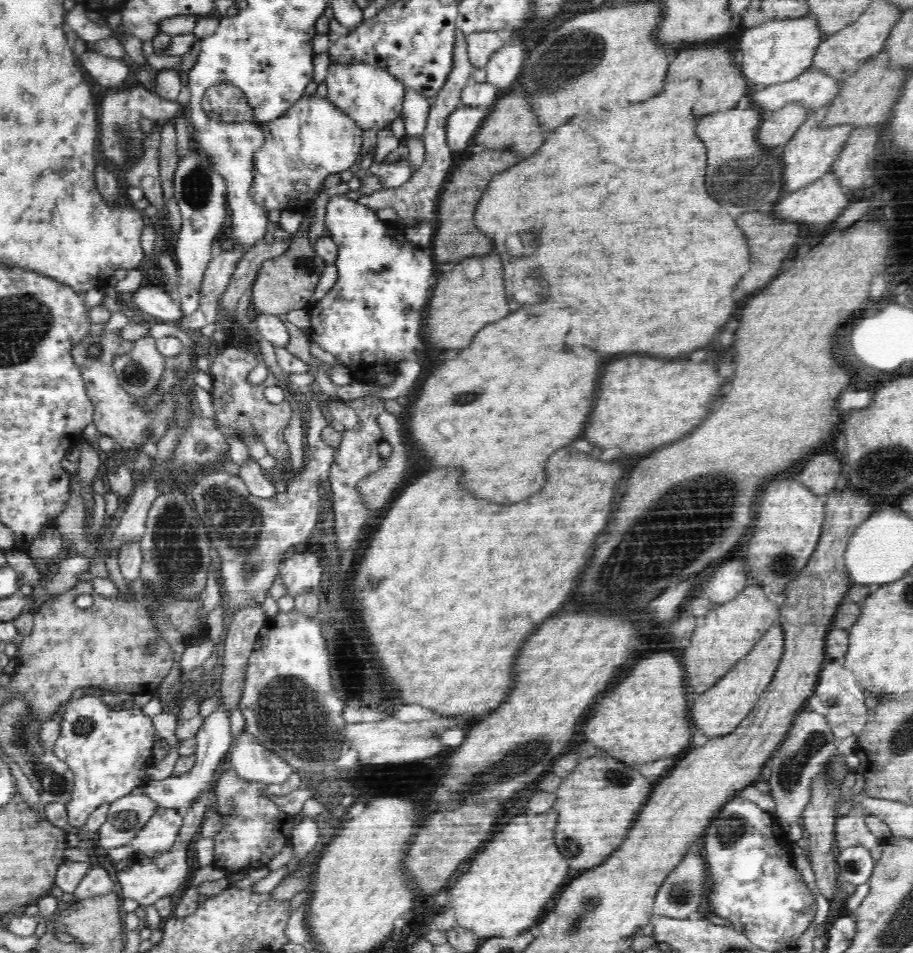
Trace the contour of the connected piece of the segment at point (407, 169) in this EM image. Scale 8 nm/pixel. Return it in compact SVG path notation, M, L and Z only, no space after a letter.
M375 147L369 150L372 154L372 165L369 168L370 174L377 176L385 188L394 188L408 182L414 173L414 169L407 158L400 159L393 155L386 162L375 162Z

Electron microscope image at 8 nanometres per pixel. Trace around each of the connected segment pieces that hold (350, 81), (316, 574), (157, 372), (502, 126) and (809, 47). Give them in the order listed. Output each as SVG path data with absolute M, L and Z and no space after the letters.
M332 63L325 83L329 102L354 120L358 128L377 133L380 128L388 126L402 114L406 88L382 67L365 63Z
M308 551L295 552L282 563L279 578L290 596L320 589L322 567L318 556Z
M155 333L134 341L130 352L124 352L114 358L112 366L119 386L135 398L148 398L158 386L166 357L156 348Z
M526 90L524 92L512 92L504 98L500 98L494 106L492 112L488 112L485 121L474 136L473 143L476 147L482 149L491 149L492 147L510 147L514 153L522 154L522 158L528 158L546 142L546 136L550 130L540 128L538 116L534 114L533 106L530 106Z
M814 14L791 19L770 19L758 26L747 28L740 40L742 50L741 71L752 90L779 82L794 80L812 68L813 58L824 38Z

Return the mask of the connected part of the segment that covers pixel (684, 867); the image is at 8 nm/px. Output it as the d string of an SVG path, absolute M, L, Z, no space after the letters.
M690 852L665 879L654 900L653 913L685 919L698 916L706 871L698 852Z

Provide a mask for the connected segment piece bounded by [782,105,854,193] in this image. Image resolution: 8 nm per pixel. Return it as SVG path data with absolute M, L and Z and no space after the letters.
M828 105L811 112L809 117L798 127L794 136L782 146L782 159L786 163L786 170L782 172L784 182L786 182L786 193L794 192L803 186L816 182L822 178L823 174L830 171L833 162L838 160L845 142L854 130L852 123L822 125L822 120L826 118L826 112L828 112Z

